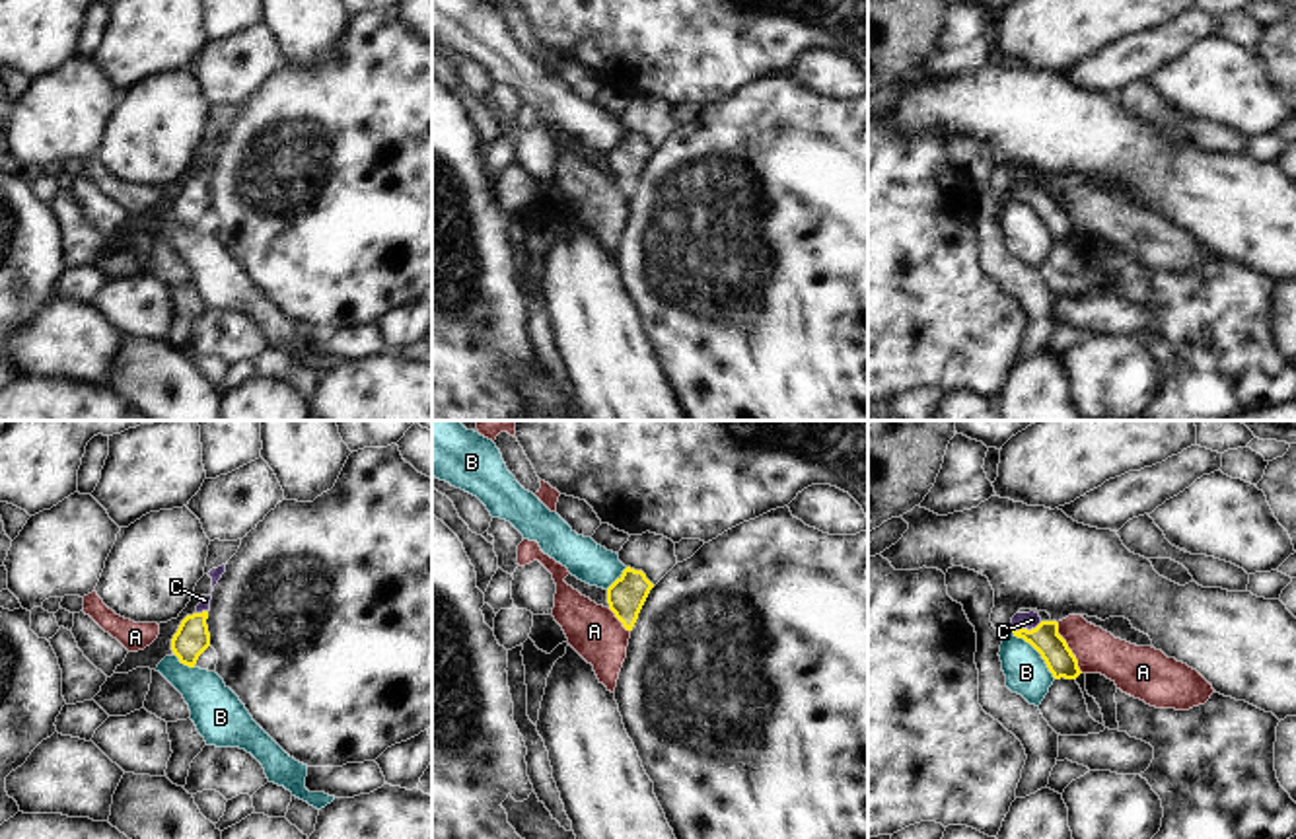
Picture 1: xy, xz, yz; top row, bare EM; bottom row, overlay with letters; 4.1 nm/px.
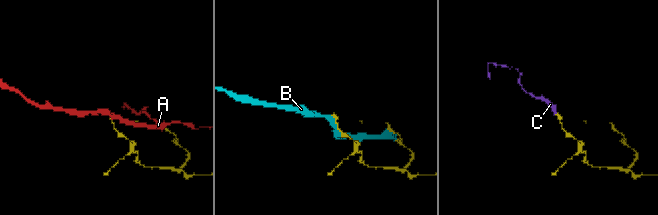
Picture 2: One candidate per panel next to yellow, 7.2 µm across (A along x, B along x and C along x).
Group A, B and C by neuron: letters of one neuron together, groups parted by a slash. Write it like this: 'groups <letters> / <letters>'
groups A / B / C

